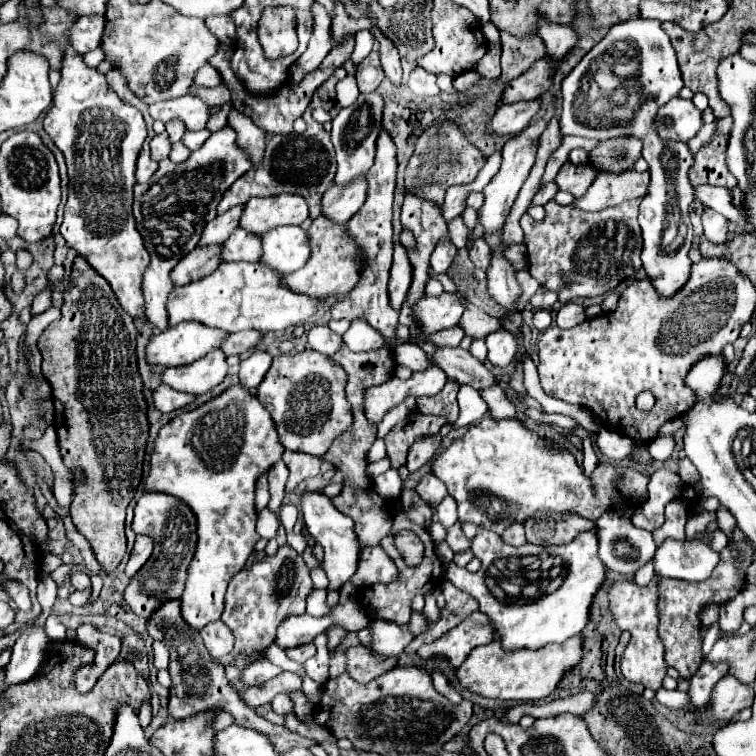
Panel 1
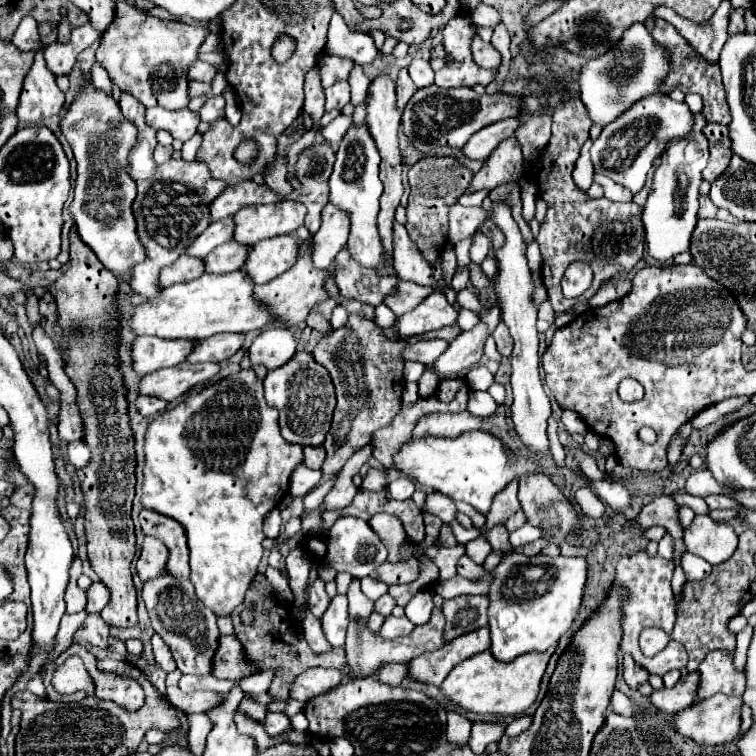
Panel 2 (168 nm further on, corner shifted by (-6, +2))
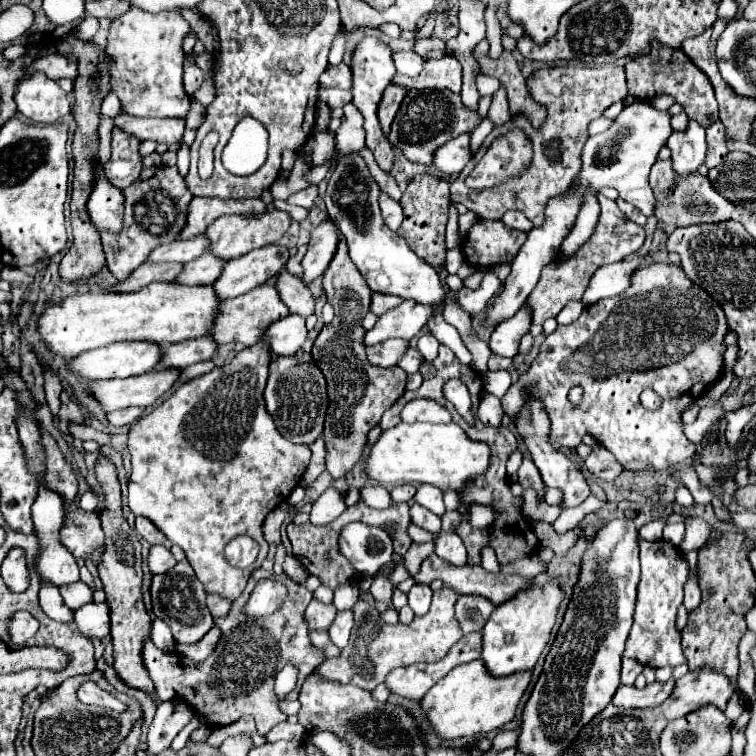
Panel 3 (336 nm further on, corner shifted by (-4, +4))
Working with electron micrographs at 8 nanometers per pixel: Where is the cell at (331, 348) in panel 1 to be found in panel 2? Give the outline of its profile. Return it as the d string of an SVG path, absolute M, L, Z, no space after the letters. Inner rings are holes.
M310 312L308 314L308 318L306 318L306 324L310 326L310 328L314 328L314 330L318 330L318 332L324 332L324 334L328 334L328 332L332 332L332 326L330 326L330 322L322 316L322 314L318 314L318 312Z

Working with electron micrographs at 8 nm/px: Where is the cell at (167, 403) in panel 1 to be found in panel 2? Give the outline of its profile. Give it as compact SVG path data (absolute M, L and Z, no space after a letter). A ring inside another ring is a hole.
M138 396L136 398L136 408L138 408L138 412L142 416L152 416L156 412L162 412L166 408L166 404L168 402L160 400L160 398L152 398L152 396L148 396L148 398L146 396Z

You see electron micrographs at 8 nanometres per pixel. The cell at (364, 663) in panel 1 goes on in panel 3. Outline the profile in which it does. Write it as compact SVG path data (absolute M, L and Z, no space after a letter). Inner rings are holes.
M286 574L272 576L272 580L282 582L288 588L286 600L282 606L266 616L266 618L246 618L240 614L240 608L248 600L252 586L246 586L246 592L232 602L232 608L226 618L214 620L222 630L222 638L214 650L214 654L200 664L190 662L186 656L178 652L162 652L158 650L150 638L146 638L142 646L142 662L148 670L150 680L154 682L156 694L160 700L184 700L198 714L210 714L210 722L216 726L226 726L238 720L242 714L250 714L256 720L256 728L262 736L266 736L272 726L284 722L288 716L280 710L280 698L274 694L274 676L286 664L292 662L298 666L298 684L296 688L284 696L284 700L296 700L298 690L304 680L316 670L326 654L310 644L308 628L304 628L304 610L312 600L312 592L306 586L292 582Z

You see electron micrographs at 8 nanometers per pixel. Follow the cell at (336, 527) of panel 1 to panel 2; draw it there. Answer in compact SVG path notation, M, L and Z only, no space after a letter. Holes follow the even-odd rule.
M344 516L340 518L328 536L328 558L326 564L332 566L338 572L348 572L354 578L362 580L366 576L372 576L382 562L386 562L386 548L382 544L382 540L376 536L376 532L370 528L368 522L360 520L360 518L352 518L352 516Z

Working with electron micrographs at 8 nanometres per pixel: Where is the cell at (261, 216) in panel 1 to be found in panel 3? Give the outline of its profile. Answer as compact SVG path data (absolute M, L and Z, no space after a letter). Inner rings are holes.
M272 210L266 214L258 214L258 216L242 216L242 214L222 216L216 222L212 222L206 230L206 236L210 238L208 250L222 260L232 260L232 258L238 258L250 250L260 248L260 246L278 244L280 238L288 232L290 224L292 224L292 216L282 210Z

